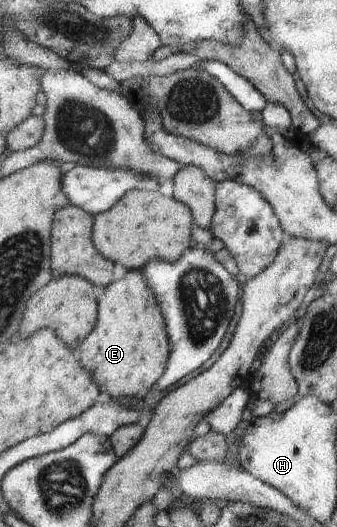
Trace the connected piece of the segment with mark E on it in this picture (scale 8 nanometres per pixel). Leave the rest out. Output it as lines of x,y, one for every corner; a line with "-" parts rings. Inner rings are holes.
134,269
126,277
100,291
99,330
87,338
79,350
81,363
93,372
94,380
99,384
105,397
129,398
129,396
145,396
153,392
157,381
165,373
169,362
169,332
166,331
166,320
159,307
153,288
141,269

